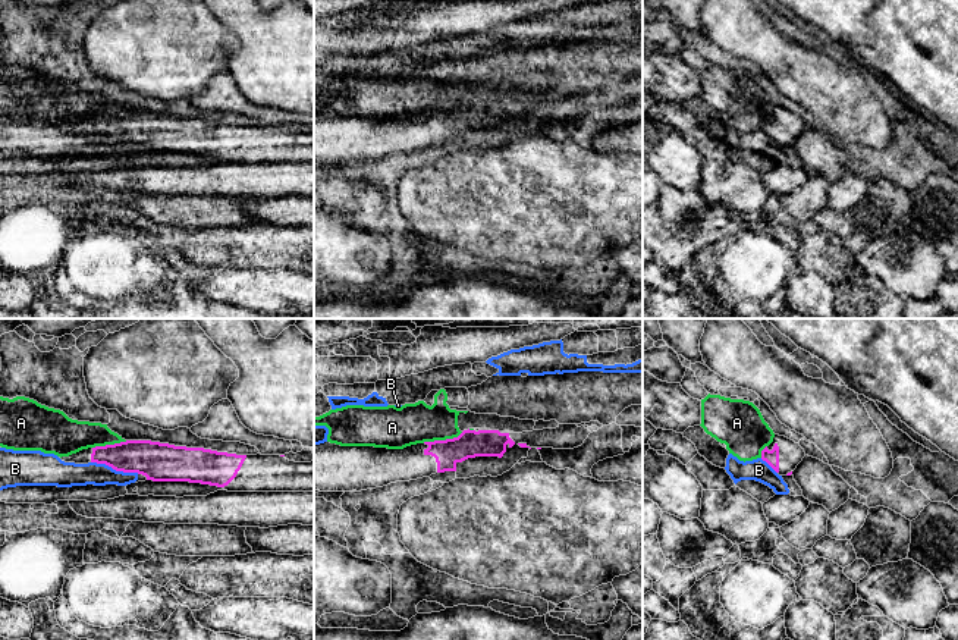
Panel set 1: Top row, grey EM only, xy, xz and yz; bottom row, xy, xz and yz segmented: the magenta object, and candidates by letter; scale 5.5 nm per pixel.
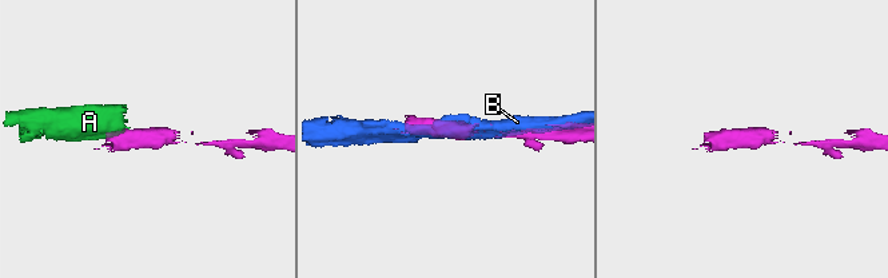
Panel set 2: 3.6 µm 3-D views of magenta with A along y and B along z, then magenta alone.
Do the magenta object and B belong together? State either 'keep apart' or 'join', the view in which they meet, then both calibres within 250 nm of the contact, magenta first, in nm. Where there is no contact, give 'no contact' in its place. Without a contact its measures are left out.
keep apart; contact in xy; calibres 220 and 130 nm

